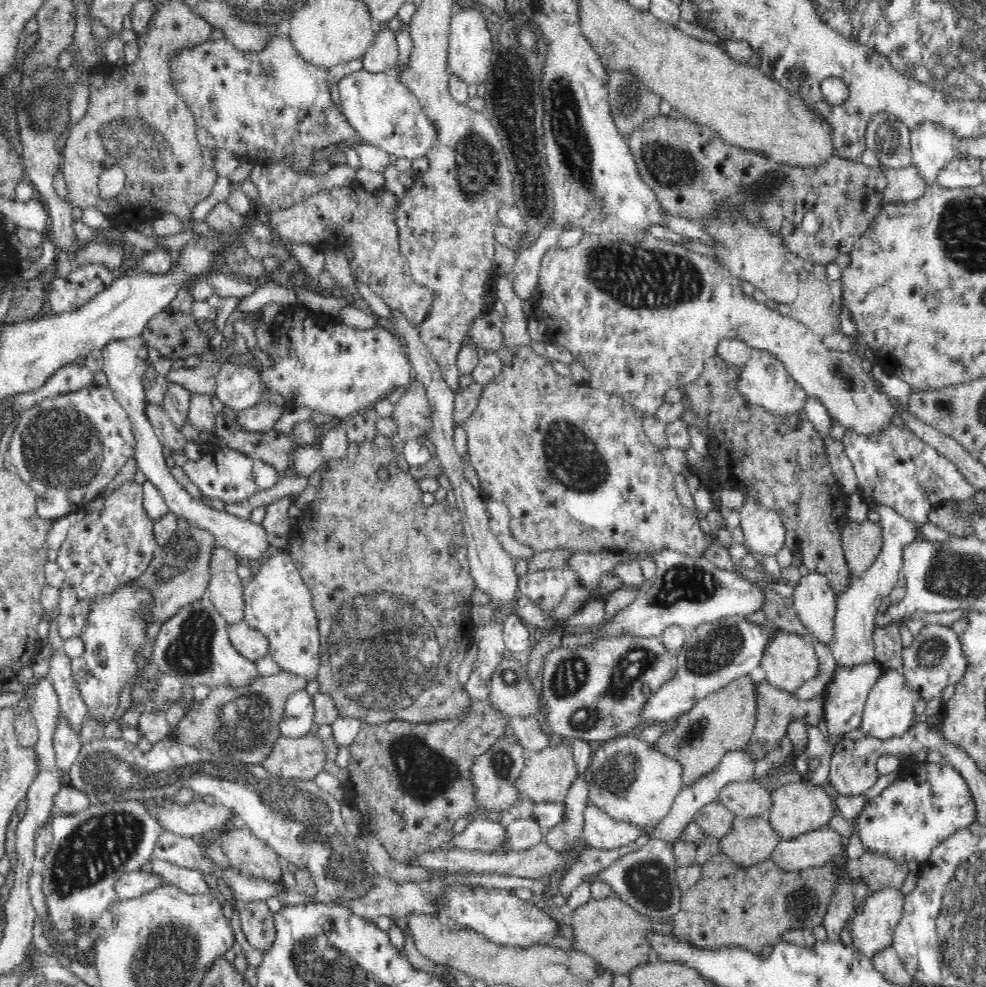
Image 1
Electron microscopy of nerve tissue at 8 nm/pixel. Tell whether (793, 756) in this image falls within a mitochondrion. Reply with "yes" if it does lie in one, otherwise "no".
no

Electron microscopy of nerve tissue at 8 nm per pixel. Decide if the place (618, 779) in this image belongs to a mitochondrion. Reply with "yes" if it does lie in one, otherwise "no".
yes

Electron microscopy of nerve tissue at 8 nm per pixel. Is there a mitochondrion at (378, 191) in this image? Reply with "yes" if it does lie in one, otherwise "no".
no

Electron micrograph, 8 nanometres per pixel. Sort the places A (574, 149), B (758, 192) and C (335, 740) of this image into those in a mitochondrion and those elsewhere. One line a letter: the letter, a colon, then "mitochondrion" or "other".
A: mitochondrion
B: mitochondrion
C: other

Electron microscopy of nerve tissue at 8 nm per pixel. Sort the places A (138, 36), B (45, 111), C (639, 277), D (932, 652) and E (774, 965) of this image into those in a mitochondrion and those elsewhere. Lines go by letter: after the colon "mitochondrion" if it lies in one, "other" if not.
A: other
B: mitochondrion
C: mitochondrion
D: mitochondrion
E: other

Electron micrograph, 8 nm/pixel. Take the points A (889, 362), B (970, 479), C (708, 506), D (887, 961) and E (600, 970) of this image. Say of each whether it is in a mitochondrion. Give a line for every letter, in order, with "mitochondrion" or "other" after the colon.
A: other
B: other
C: other
D: other
E: other

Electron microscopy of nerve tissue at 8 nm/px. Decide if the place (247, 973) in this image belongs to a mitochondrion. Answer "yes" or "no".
no

